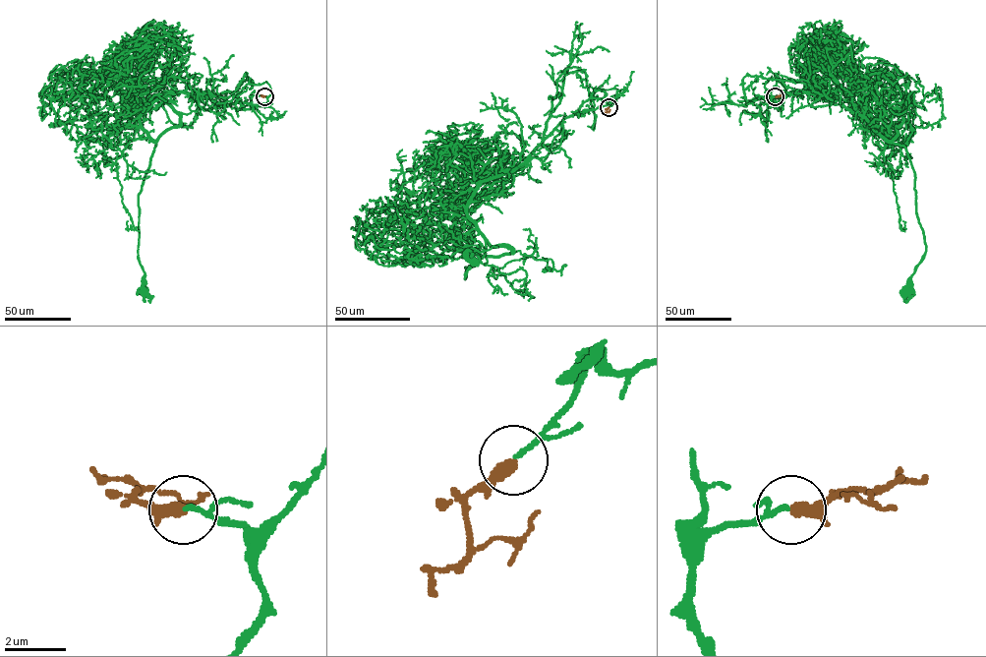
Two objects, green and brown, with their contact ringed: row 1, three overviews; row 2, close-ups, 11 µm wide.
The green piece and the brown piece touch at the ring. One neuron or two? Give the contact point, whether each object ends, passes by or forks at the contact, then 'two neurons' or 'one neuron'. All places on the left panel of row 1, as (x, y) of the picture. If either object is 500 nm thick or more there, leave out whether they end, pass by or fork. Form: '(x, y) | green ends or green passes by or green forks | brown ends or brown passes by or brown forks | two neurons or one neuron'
(264, 96) | green passes by | brown ends | one neuron

